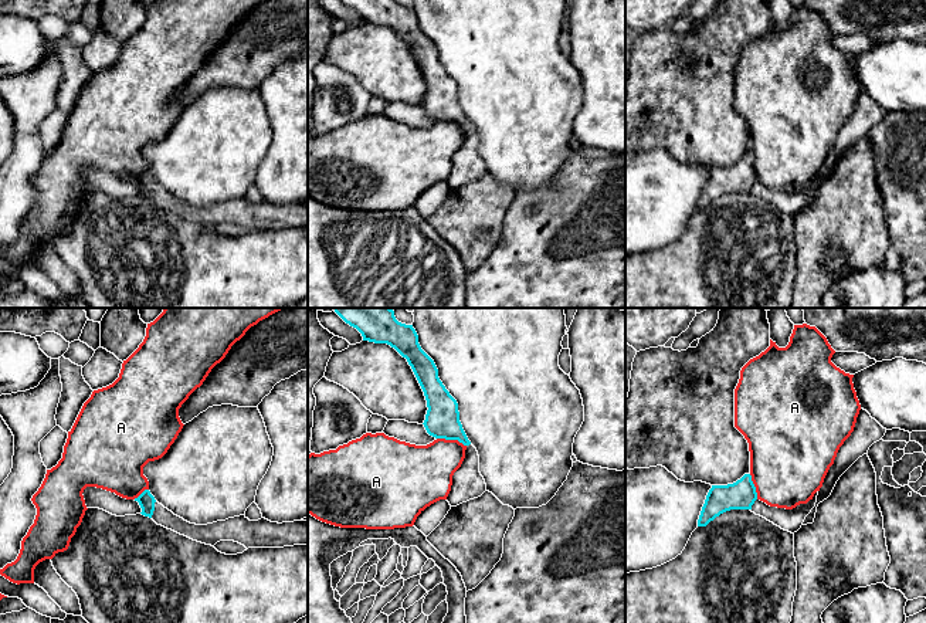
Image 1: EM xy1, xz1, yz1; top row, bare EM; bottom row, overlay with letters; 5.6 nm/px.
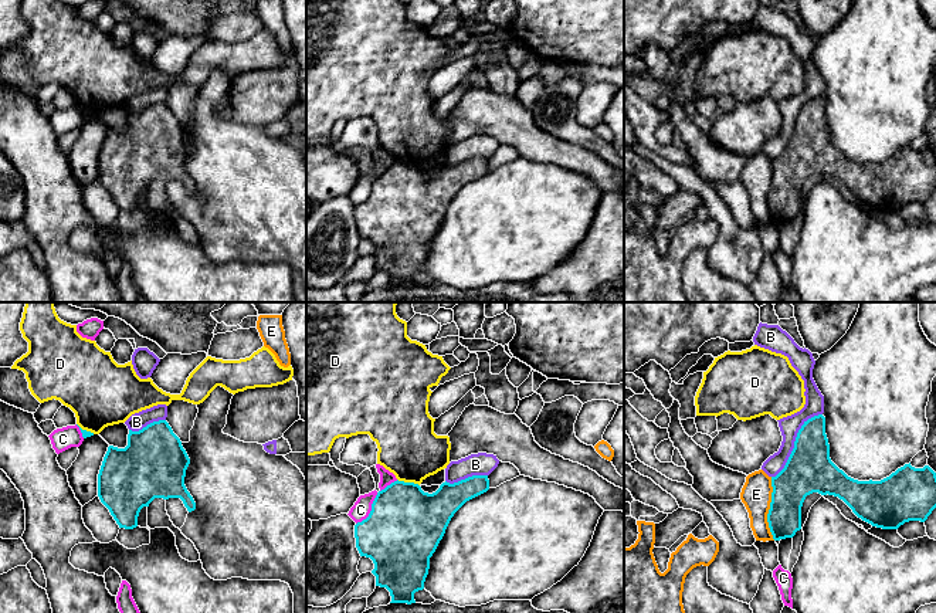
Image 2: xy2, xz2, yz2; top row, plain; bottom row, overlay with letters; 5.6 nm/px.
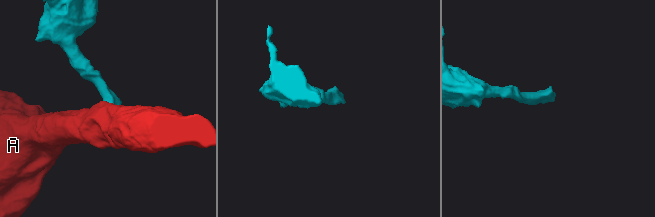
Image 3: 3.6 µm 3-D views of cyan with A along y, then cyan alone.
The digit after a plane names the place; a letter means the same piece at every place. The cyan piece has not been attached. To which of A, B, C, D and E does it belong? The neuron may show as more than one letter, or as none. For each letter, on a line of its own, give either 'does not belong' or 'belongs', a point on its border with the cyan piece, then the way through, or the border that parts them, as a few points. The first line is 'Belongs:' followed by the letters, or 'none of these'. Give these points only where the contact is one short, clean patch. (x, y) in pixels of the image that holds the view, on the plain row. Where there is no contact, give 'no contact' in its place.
Belongs: none of these
A: does not belong | xz1 (451, 121) | along xz1 (437, 119), (458, 122), (465, 128)
B: does not belong | yz2 (794, 125)
C: does not belong | xz2 (372, 192)
D: does not belong | xz2 (409, 165)
E: does not belong | yz2 (770, 190)

